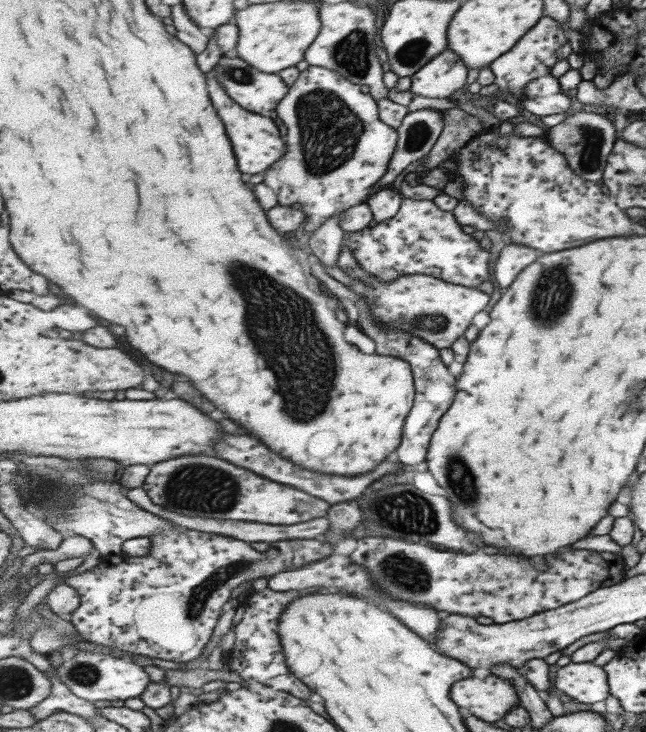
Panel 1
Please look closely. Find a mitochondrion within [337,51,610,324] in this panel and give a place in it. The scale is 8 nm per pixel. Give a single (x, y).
(590, 139)

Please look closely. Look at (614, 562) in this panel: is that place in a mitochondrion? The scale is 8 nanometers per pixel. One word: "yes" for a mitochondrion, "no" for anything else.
no

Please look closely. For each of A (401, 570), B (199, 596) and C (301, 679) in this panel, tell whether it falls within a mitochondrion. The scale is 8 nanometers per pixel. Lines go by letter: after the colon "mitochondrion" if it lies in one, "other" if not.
A: mitochondrion
B: mitochondrion
C: other

